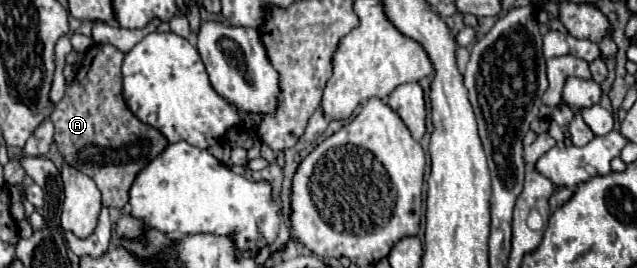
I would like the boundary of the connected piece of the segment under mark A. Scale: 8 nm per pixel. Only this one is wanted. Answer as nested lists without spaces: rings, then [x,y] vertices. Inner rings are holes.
[[[94,44],[84,60],[80,62],[78,74],[76,78],[68,84],[64,98],[54,106],[50,120],[54,122],[56,134],[56,146],[62,152],[64,160],[74,166],[76,170],[88,174],[98,190],[102,192],[102,206],[106,208],[116,208],[116,210],[124,210],[124,206],[128,204],[128,190],[136,178],[136,174],[146,168],[166,146],[168,140],[152,126],[140,122],[126,106],[124,98],[122,98],[122,74],[120,74],[120,66],[122,66],[124,54],[112,46],[112,44]]]

